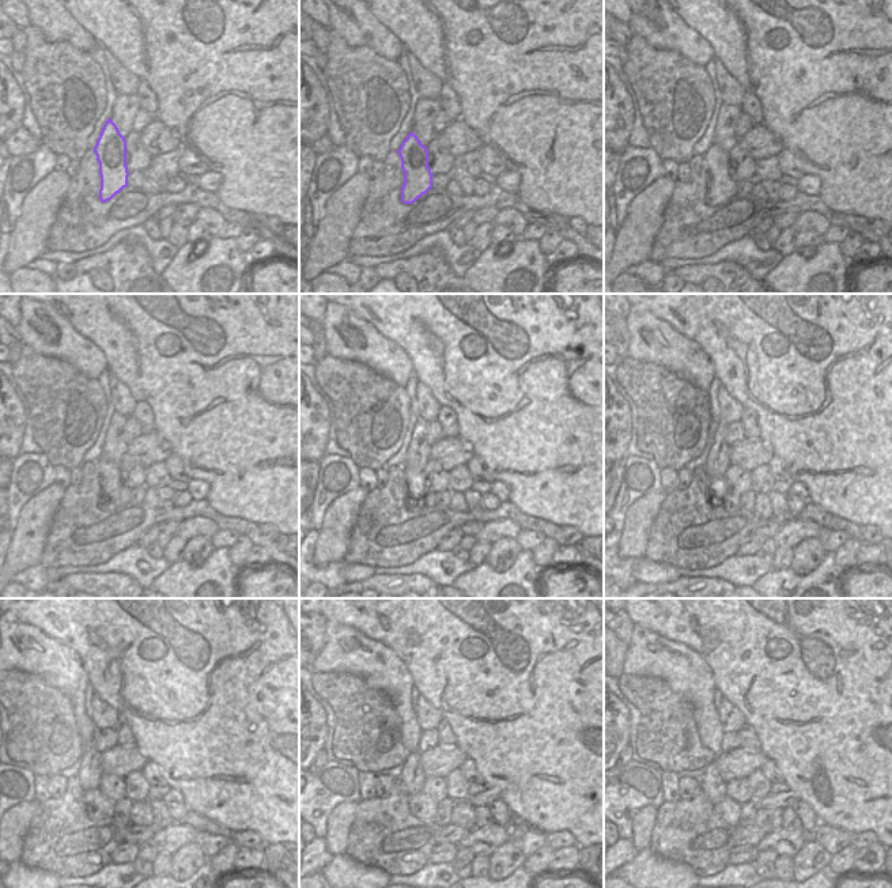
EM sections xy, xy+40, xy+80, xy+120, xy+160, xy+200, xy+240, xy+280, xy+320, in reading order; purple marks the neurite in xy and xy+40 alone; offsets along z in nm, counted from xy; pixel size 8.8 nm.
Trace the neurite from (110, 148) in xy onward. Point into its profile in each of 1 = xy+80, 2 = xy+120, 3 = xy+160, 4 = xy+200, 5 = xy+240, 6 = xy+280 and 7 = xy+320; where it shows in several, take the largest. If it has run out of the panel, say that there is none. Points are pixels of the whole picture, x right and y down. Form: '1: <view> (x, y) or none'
1: xy+80 (721, 185)
2: xy+120 (113, 494)
3: xy+160 (415, 480)
4: xy+200 (729, 498)
5: xy+240 (121, 808)
6: xy+280 (422, 807)
7: xy+320 (729, 811)

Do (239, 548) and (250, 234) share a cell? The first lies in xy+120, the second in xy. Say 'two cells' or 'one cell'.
one cell

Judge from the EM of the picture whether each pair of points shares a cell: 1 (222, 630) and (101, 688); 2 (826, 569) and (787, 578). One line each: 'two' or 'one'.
1: two
2: one

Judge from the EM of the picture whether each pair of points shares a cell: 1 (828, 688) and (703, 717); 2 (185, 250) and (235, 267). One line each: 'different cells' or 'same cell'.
1: different cells
2: same cell

